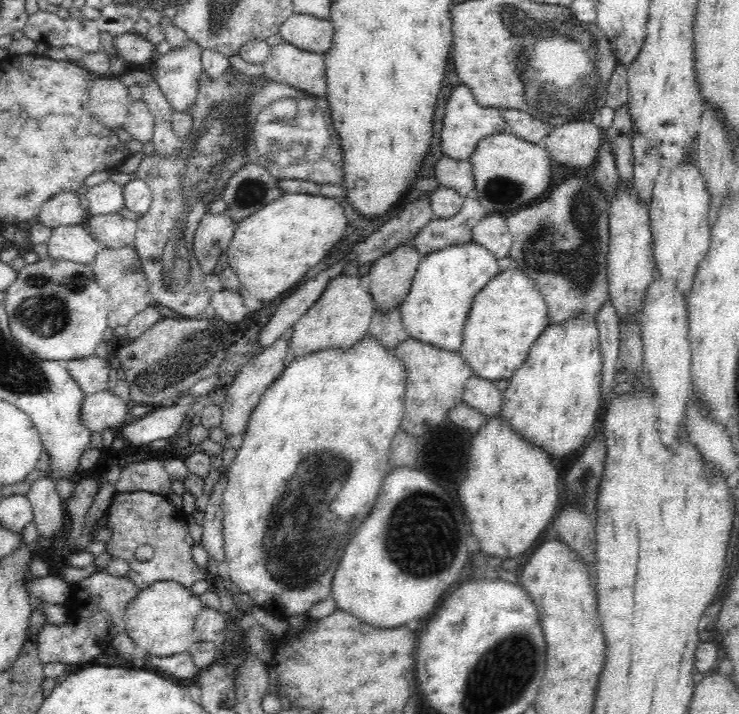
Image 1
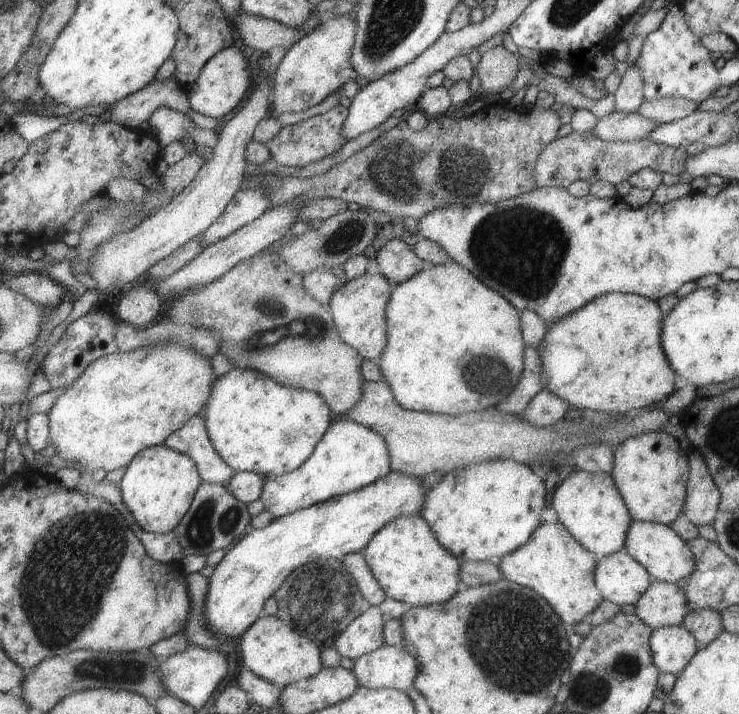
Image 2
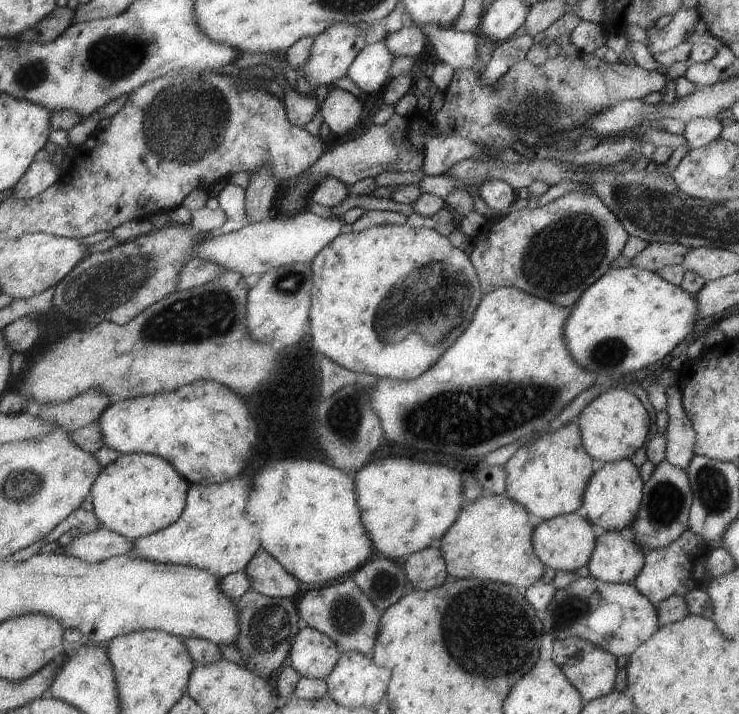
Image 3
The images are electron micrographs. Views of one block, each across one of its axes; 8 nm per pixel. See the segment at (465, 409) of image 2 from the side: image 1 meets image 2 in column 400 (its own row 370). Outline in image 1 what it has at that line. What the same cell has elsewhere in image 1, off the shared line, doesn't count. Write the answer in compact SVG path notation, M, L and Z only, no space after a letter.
M366 333L360 343L353 344L347 349L326 347L304 356L289 358L280 376L276 377L276 380L264 391L249 416L246 430L243 433L242 447L238 450L229 470L222 500L224 566L228 570L228 577L235 586L240 588L241 594L246 593L253 598L254 606L264 609L280 620L287 620L288 617L296 614L306 614L313 604L331 596L331 582L338 568L340 557L354 536L356 528L364 522L368 512L376 504L380 487L390 470L391 440L400 429L404 414L405 390L404 363L394 355L394 349L388 349L374 335Z

